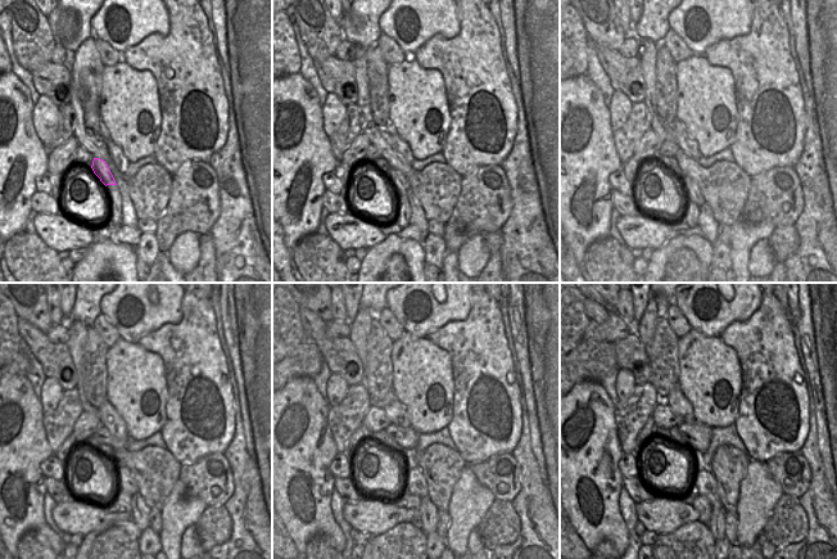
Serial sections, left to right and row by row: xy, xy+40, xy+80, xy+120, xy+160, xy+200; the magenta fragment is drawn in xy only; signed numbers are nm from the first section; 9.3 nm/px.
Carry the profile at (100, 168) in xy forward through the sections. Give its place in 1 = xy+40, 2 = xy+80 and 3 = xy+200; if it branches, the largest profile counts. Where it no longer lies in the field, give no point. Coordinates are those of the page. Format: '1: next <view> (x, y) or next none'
1: next xy+40 (399, 183)
2: next xy+80 (693, 193)
3: next xy+200 (704, 483)

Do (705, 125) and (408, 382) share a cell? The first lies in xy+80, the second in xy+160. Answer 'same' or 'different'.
same

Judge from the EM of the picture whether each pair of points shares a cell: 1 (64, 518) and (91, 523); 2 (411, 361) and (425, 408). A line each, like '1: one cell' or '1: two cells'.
1: one cell
2: one cell

